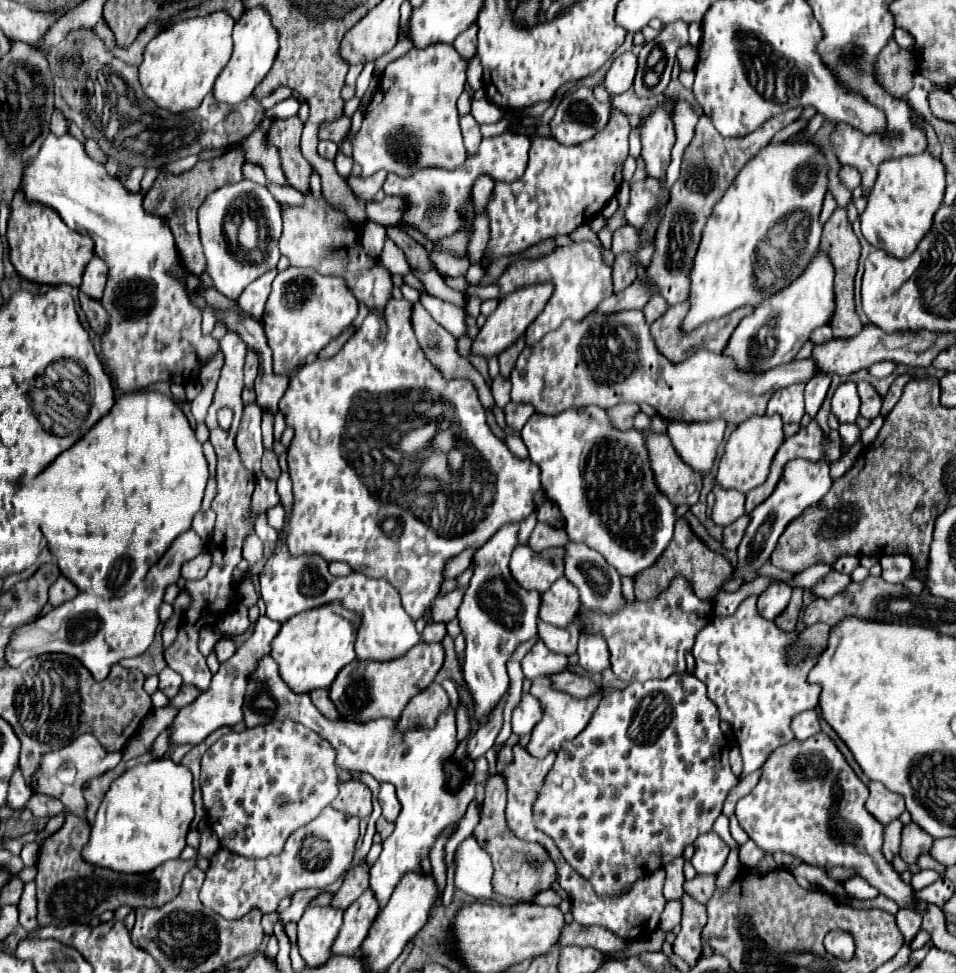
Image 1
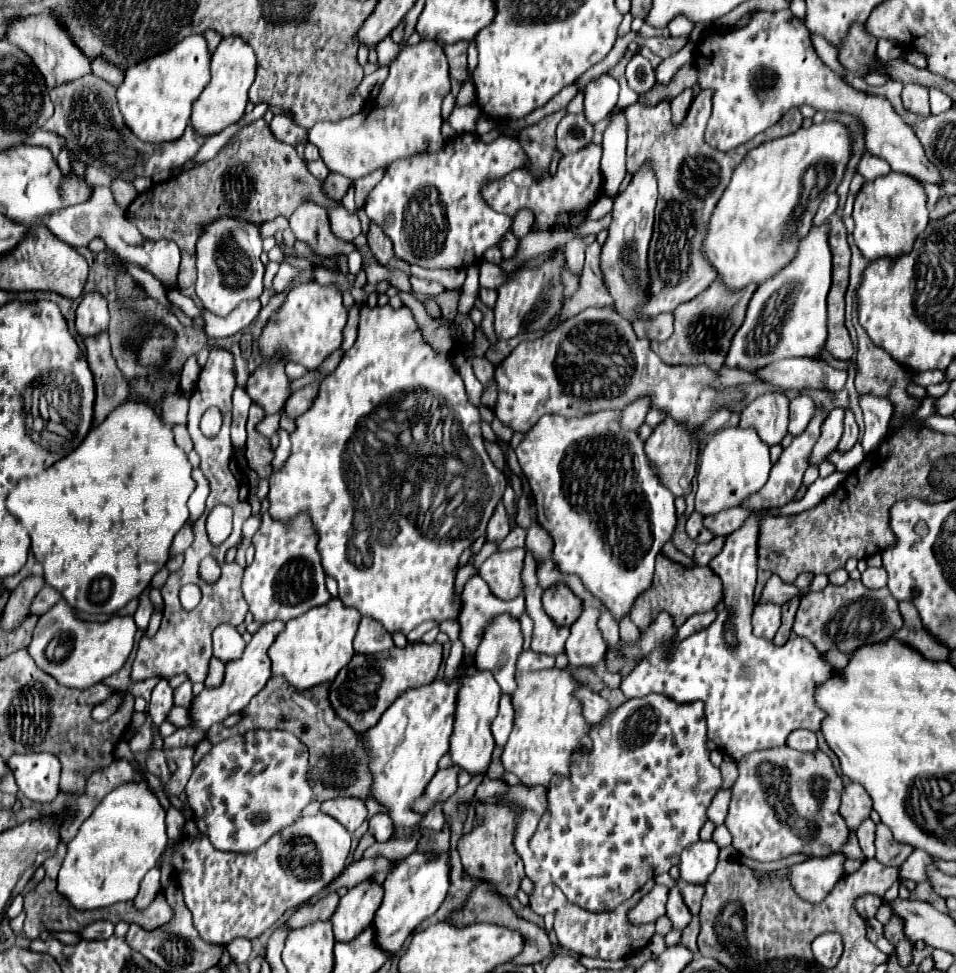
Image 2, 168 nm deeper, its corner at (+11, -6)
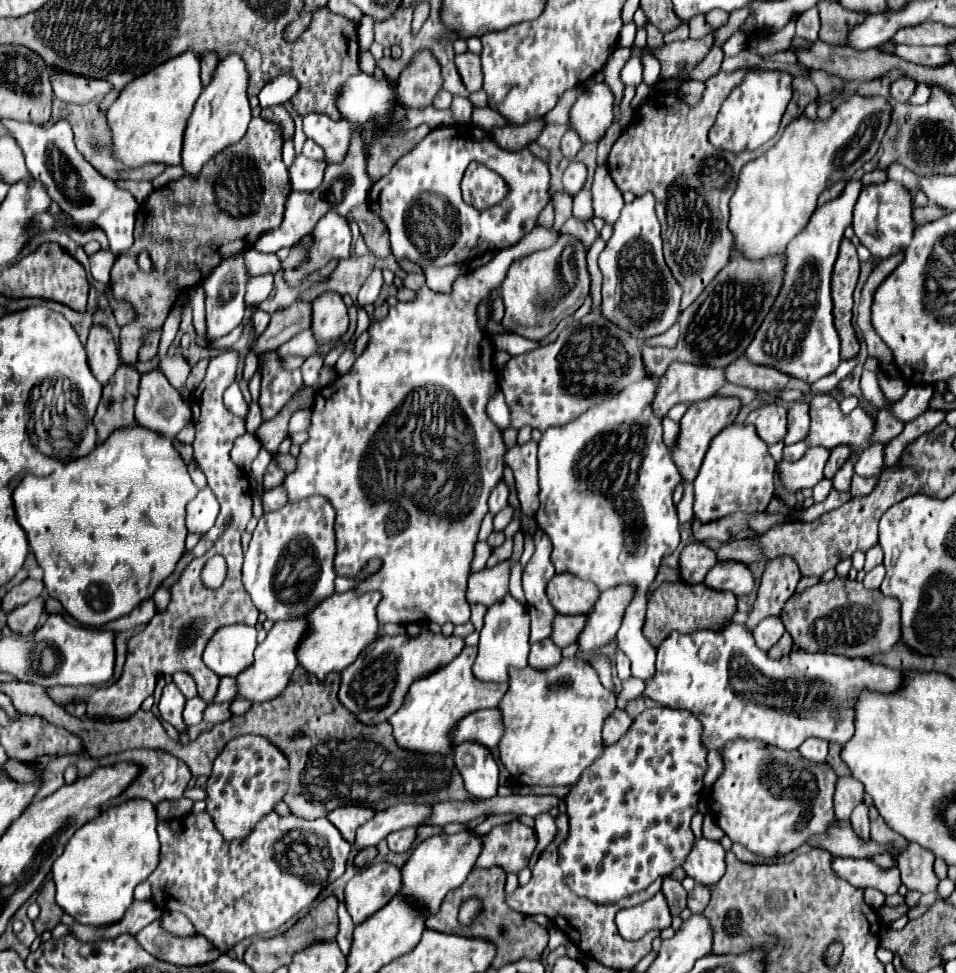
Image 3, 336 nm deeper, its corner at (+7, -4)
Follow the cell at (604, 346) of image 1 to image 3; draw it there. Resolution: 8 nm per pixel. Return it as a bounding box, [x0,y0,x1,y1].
[499,311,653,431]

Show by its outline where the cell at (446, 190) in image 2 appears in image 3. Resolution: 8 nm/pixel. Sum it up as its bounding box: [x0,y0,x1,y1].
[367,125,549,267]

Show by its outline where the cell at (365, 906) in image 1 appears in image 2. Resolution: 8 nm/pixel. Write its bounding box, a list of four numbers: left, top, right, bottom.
[331,881,383,941]

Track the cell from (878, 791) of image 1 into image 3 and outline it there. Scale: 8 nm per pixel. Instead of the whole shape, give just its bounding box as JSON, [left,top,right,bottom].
[835,777,865,823]

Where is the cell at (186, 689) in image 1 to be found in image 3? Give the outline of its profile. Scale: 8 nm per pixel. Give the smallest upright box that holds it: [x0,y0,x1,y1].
[173,673,197,699]

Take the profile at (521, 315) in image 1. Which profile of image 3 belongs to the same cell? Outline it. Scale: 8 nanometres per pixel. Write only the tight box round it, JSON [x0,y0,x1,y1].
[501,235,589,341]

